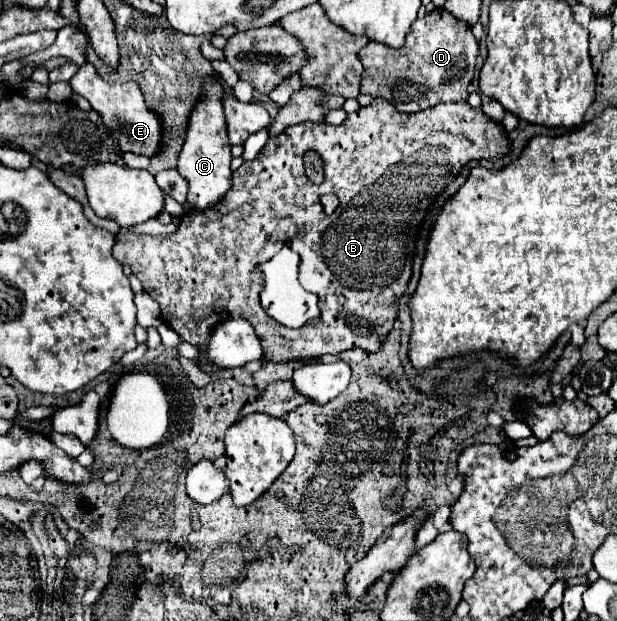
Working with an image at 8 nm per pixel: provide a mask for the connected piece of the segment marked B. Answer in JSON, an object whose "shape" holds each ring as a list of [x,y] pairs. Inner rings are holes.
{"shape":[[[374,99],[372,105],[368,107],[360,107],[356,113],[350,113],[346,117],[346,121],[338,127],[328,125],[328,123],[302,123],[302,125],[294,125],[290,129],[284,129],[284,133],[280,133],[274,139],[268,139],[268,143],[264,145],[264,149],[260,151],[260,155],[254,161],[246,161],[238,167],[238,171],[232,173],[232,187],[230,193],[226,193],[226,197],[222,197],[222,205],[218,205],[218,209],[206,209],[206,213],[186,213],[178,225],[178,229],[168,235],[168,237],[138,237],[132,233],[124,233],[124,235],[116,235],[116,245],[114,245],[114,257],[122,263],[128,265],[132,269],[132,273],[140,279],[140,283],[144,285],[144,291],[160,305],[162,311],[162,321],[172,327],[182,341],[198,347],[200,351],[208,349],[210,343],[210,333],[214,331],[214,327],[222,321],[234,319],[234,317],[246,317],[246,321],[250,321],[250,325],[254,327],[254,331],[258,333],[260,341],[262,341],[262,349],[264,349],[264,361],[300,361],[300,359],[318,359],[322,355],[338,355],[342,351],[348,349],[364,349],[368,353],[378,351],[382,339],[388,335],[388,331],[392,329],[392,323],[396,319],[396,309],[398,309],[398,297],[406,291],[406,285],[410,281],[410,273],[412,273],[412,253],[414,253],[414,233],[418,229],[418,223],[422,221],[422,213],[418,213],[416,205],[420,199],[432,201],[446,185],[448,181],[460,173],[462,165],[466,165],[472,159],[500,159],[504,155],[510,153],[510,145],[508,139],[504,135],[504,129],[500,127],[500,123],[492,121],[490,117],[486,117],[482,113],[482,109],[474,109],[470,107],[466,101],[464,103],[438,103],[436,107],[418,111],[418,113],[400,113],[396,111],[394,105],[390,105],[386,99]],[[306,151],[316,151],[324,163],[324,183],[314,185],[306,175],[304,175],[304,167],[302,167],[302,159]],[[324,193],[334,193],[340,199],[338,209],[328,217],[322,211],[322,203],[320,197]],[[282,237],[284,241],[290,237],[292,241],[292,249],[300,255],[300,269],[302,269],[302,281],[306,287],[310,287],[312,293],[316,293],[320,297],[320,317],[316,321],[310,321],[308,325],[302,325],[302,329],[286,329],[284,325],[278,325],[274,319],[270,319],[266,315],[266,311],[262,309],[260,304],[260,291],[262,291],[263,275],[258,265],[268,261],[280,247],[282,247]]]}

